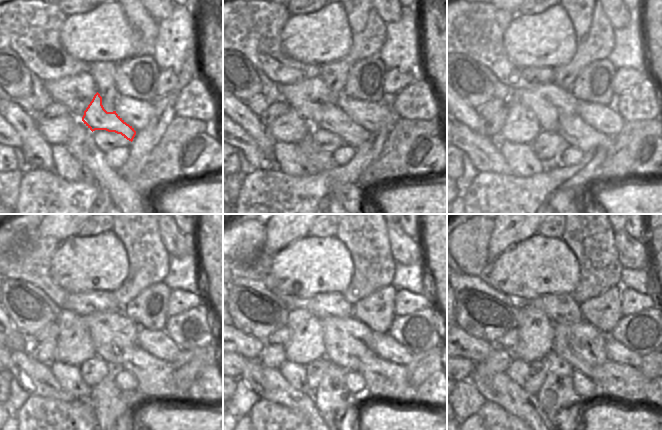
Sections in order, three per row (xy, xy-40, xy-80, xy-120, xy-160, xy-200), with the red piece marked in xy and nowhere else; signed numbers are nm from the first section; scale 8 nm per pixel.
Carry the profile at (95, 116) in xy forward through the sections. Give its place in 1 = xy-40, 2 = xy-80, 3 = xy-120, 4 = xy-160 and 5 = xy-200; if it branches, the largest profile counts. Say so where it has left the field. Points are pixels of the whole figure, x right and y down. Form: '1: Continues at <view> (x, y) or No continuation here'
1: Continues at xy-40 (354, 135)
2: Continues at xy-80 (574, 131)
3: Continues at xy-120 (154, 376)
4: Continues at xy-160 (384, 379)
5: Continues at xy-200 (615, 381)

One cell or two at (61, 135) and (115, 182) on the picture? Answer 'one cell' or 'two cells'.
two cells

